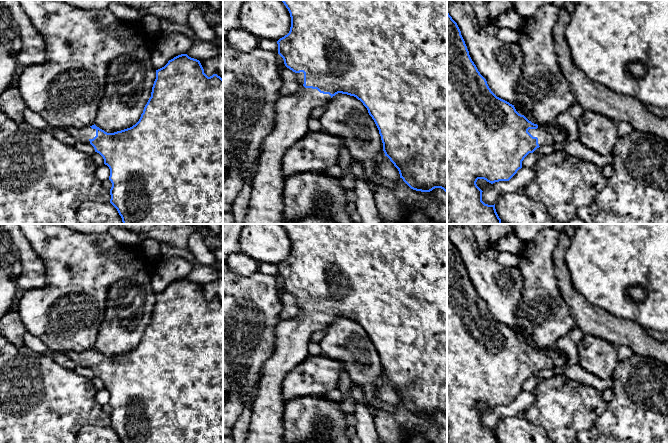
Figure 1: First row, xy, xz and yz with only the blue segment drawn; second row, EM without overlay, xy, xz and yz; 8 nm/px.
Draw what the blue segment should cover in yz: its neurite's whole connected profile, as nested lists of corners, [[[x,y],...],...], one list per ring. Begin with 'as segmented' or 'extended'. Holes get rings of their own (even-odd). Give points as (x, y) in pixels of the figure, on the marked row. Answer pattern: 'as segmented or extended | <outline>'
extended | [[[447,12],[447,224],[501,224],[495,204],[488,205],[482,201],[483,191],[477,186],[477,180],[484,179],[491,184],[499,181],[509,181],[522,168],[522,161],[529,153],[533,153],[539,147],[553,143],[554,140],[553,132],[546,127],[532,123],[524,115],[519,114],[514,105],[497,97],[491,91],[486,79],[480,74],[472,61],[457,23]]]

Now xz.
extended | [[[281,0],[291,17],[291,27],[287,35],[277,41],[278,54],[287,68],[296,73],[299,90],[290,96],[282,96],[276,103],[276,125],[264,140],[263,152],[256,165],[252,180],[252,192],[244,224],[284,224],[283,190],[285,178],[282,173],[282,158],[285,152],[298,142],[308,130],[308,121],[313,109],[324,106],[338,93],[356,97],[367,108],[374,120],[383,151],[398,169],[400,178],[413,190],[430,192],[441,188],[447,192],[447,0]]]

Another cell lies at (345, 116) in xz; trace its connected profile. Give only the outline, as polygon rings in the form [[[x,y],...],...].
[[[336,94],[324,107],[325,110],[319,118],[323,130],[341,137],[344,140],[345,148],[348,150],[351,159],[363,163],[365,175],[360,179],[365,181],[372,188],[373,192],[376,187],[382,186],[378,183],[378,180],[383,178],[377,172],[379,163],[382,160],[379,157],[383,153],[383,143],[374,120],[360,100],[347,94]]]

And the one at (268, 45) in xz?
[[[266,38],[259,39],[258,48],[261,48],[268,52],[278,53],[278,44],[275,40],[269,40]]]

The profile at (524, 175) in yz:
[[[522,167],[509,181],[499,181],[491,184],[482,192],[482,201],[494,205],[502,193],[517,192],[525,187],[535,177],[535,171],[529,167]]]

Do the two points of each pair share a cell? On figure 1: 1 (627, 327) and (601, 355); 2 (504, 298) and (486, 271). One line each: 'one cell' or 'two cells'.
1: two cells
2: one cell

